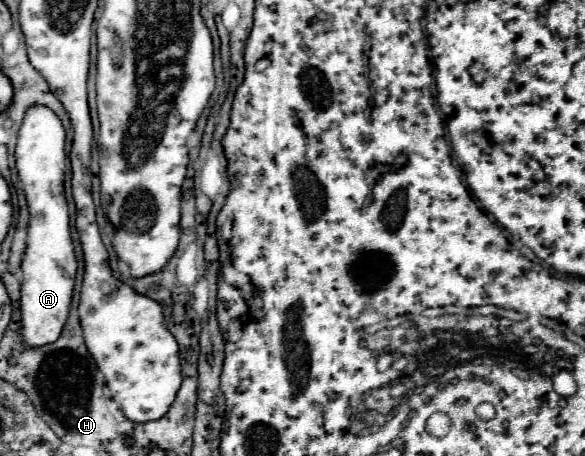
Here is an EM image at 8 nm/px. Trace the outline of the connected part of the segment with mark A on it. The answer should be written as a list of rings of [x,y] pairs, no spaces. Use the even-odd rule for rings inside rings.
[[[34,104],[26,110],[24,122],[18,132],[16,144],[16,168],[22,180],[22,188],[28,200],[30,210],[30,226],[28,226],[28,246],[22,260],[22,340],[28,348],[44,346],[54,342],[62,326],[66,324],[72,290],[74,290],[74,274],[76,274],[76,256],[70,238],[70,222],[68,222],[68,204],[64,198],[64,152],[66,132],[60,118],[46,106]],[[40,242],[50,242],[50,254],[44,254],[44,246]]]

